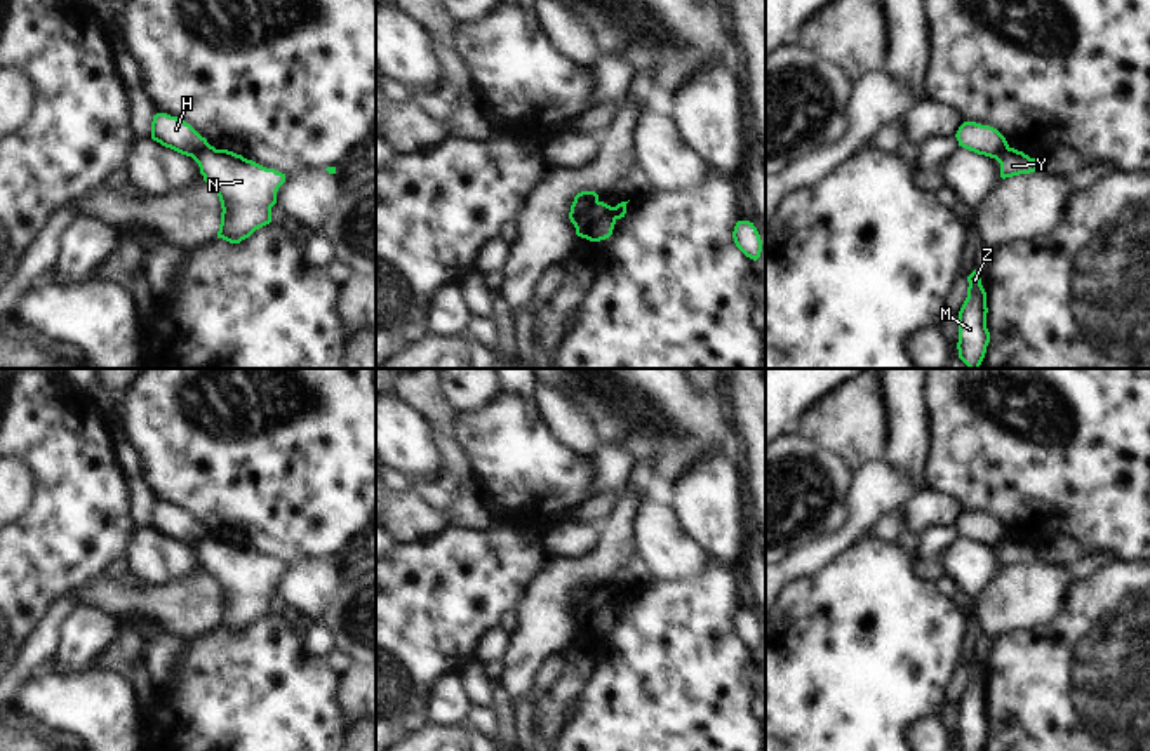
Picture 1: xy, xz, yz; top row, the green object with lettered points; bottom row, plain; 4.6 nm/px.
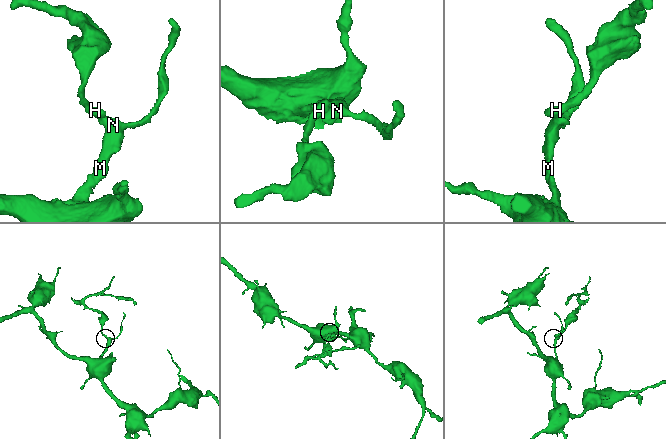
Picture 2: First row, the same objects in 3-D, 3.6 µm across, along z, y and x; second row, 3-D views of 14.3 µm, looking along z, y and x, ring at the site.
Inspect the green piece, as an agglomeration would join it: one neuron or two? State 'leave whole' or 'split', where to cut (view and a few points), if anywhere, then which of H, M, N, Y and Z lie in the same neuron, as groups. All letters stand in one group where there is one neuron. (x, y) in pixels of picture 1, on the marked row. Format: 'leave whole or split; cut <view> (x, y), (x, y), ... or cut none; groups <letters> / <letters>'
split; cut xz (597, 200), (573, 223); groups H / M N Y Z

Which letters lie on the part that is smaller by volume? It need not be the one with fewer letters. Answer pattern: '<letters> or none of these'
H

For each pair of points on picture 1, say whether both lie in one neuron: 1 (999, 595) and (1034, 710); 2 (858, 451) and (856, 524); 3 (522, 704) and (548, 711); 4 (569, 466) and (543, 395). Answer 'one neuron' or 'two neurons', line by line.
1: two neurons
2: two neurons
3: two neurons
4: two neurons

